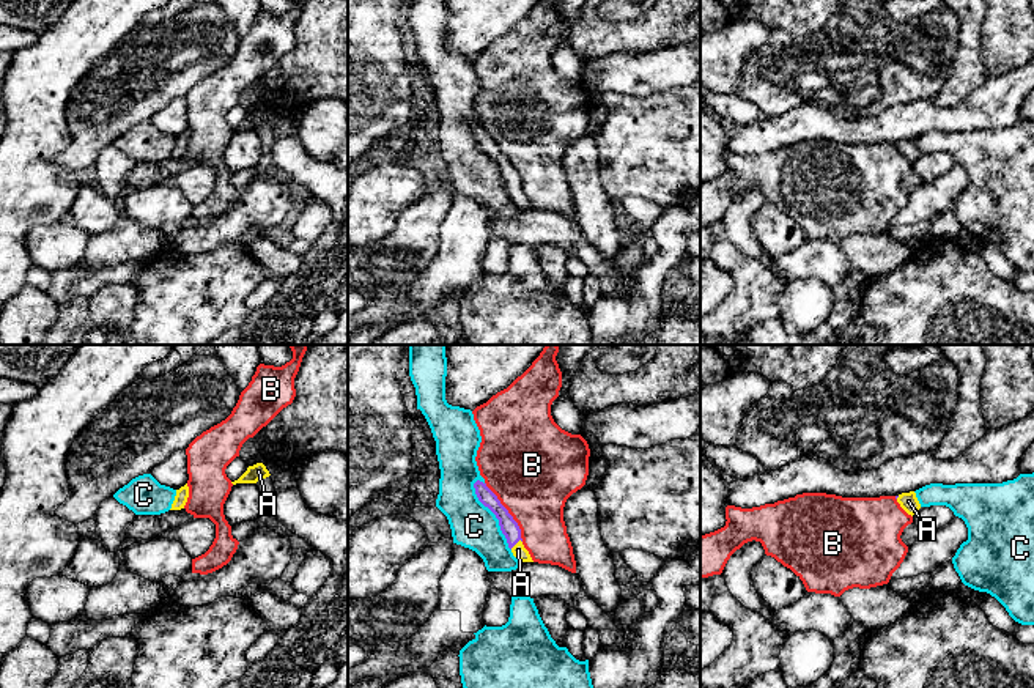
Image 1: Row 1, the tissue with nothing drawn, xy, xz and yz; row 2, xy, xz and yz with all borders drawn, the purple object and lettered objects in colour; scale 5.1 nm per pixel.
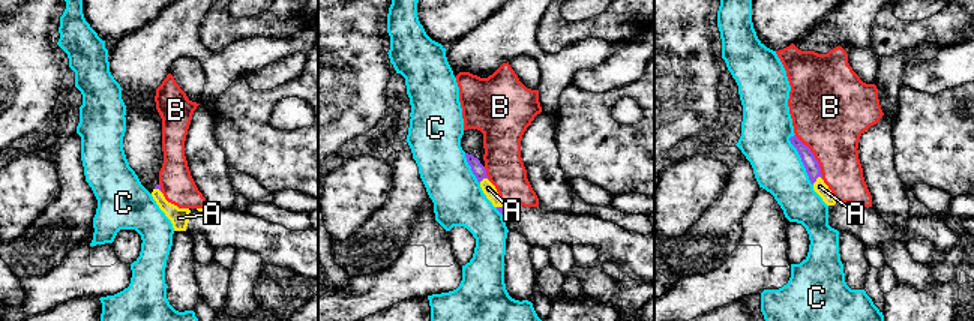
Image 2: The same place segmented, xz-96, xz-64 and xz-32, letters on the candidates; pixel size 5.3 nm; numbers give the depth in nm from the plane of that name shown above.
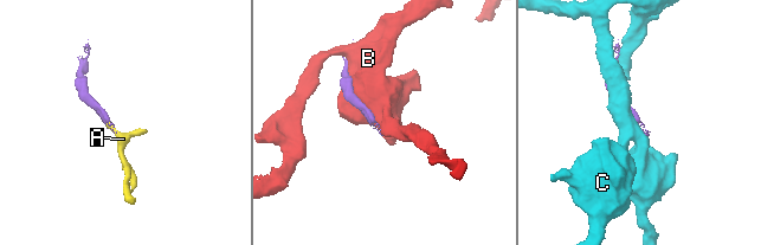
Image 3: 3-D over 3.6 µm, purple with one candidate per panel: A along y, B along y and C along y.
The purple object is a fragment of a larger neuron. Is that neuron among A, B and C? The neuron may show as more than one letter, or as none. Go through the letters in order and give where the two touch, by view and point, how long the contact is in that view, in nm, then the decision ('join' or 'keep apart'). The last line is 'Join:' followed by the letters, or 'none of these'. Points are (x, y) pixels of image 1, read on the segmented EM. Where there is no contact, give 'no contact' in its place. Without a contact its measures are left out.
A: contact xz (515, 543); length 80 nm; join
B: contact xz (507, 512); length 360 nm; keep apart
C: contact xz (494, 514); length 400 nm; keep apart
Join: A

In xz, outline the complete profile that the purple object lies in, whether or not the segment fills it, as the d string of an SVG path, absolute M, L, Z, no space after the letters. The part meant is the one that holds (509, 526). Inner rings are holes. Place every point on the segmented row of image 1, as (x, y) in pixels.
M477 480L474 483L475 494L478 501L488 507L496 518L499 520L499 526L502 534L507 538L508 548L511 549L513 556L521 562L534 562L529 551L523 545L521 529L508 510L500 504L497 496L486 486L486 483Z

